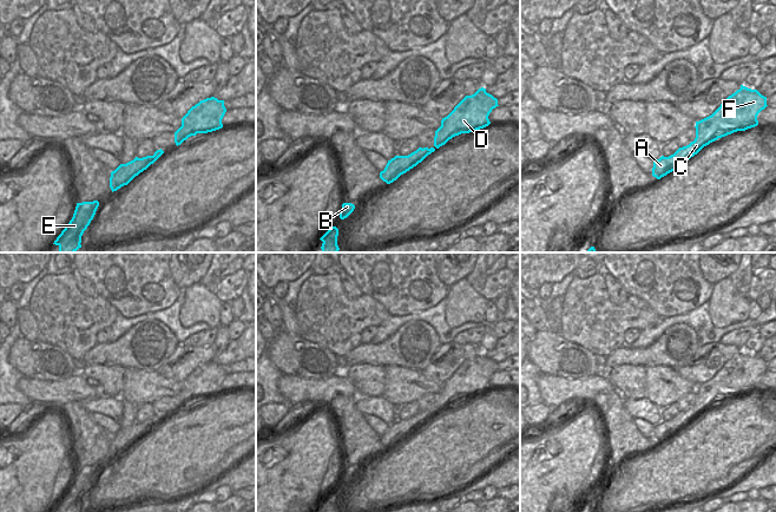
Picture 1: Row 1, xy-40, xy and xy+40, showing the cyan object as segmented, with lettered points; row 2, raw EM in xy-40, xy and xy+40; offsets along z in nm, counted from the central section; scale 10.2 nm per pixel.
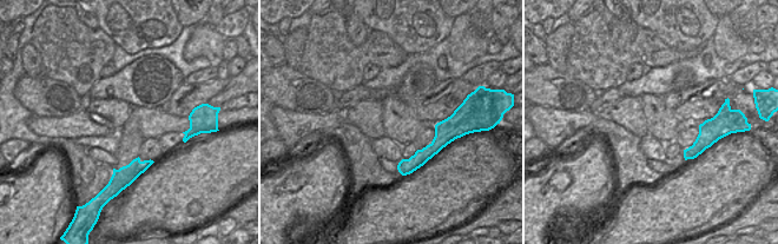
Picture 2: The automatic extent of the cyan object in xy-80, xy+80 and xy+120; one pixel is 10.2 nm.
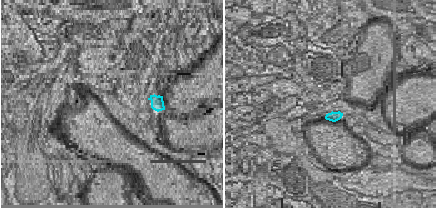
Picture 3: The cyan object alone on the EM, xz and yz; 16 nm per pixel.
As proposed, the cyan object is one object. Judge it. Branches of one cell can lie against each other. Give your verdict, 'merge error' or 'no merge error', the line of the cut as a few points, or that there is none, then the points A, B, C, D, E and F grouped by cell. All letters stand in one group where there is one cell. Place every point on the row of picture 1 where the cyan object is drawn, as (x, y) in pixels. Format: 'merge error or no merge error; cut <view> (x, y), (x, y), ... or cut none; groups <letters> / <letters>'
no merge error; cut none; groups A B C D E F

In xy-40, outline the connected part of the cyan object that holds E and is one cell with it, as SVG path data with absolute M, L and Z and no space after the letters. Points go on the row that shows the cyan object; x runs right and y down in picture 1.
M98 201L77 203L72 219L53 243L59 247L59 252L75 252L81 248L81 236L93 219L98 206Z

